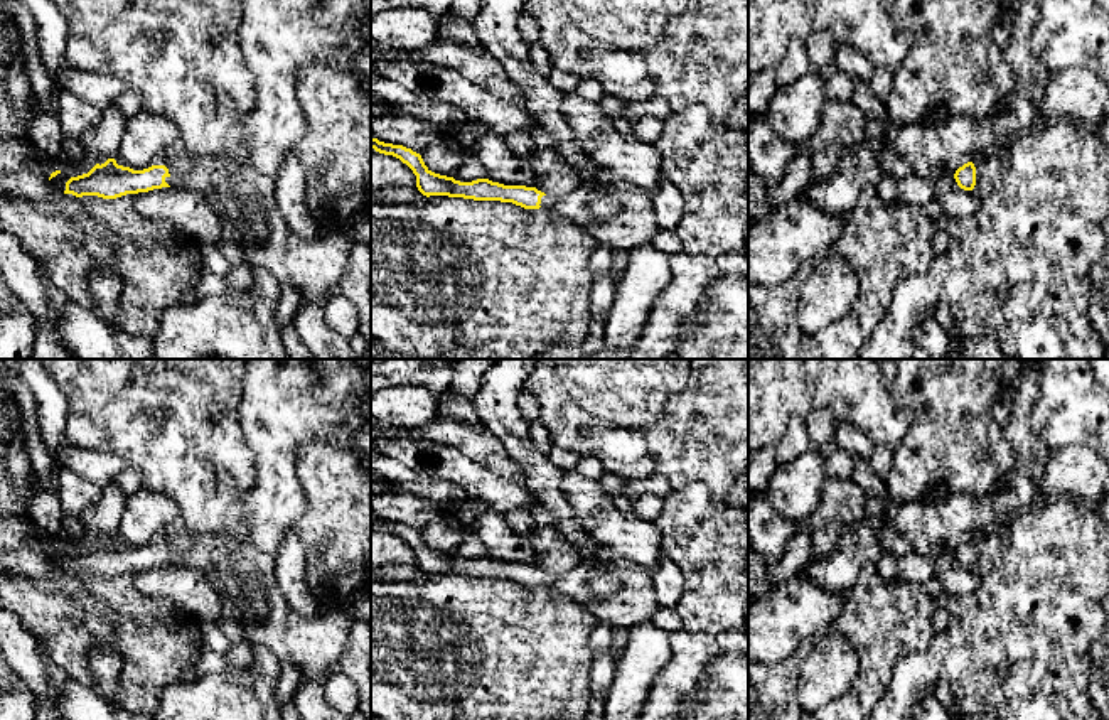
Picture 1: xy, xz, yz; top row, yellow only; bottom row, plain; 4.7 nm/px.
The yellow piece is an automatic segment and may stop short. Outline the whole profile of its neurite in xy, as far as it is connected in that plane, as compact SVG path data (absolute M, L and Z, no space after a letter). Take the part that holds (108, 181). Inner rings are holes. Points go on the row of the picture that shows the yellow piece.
M228 155L190 157L190 174L185 179L172 179L165 165L133 170L108 159L101 165L96 164L88 174L71 177L64 194L116 199L170 185L201 192L216 212L222 239L234 241L241 248L244 263L251 268L265 268L280 283L295 285L302 292L305 305L324 307L330 297L339 293L352 248L344 229L324 231L315 241L300 239L276 206L275 179Z

